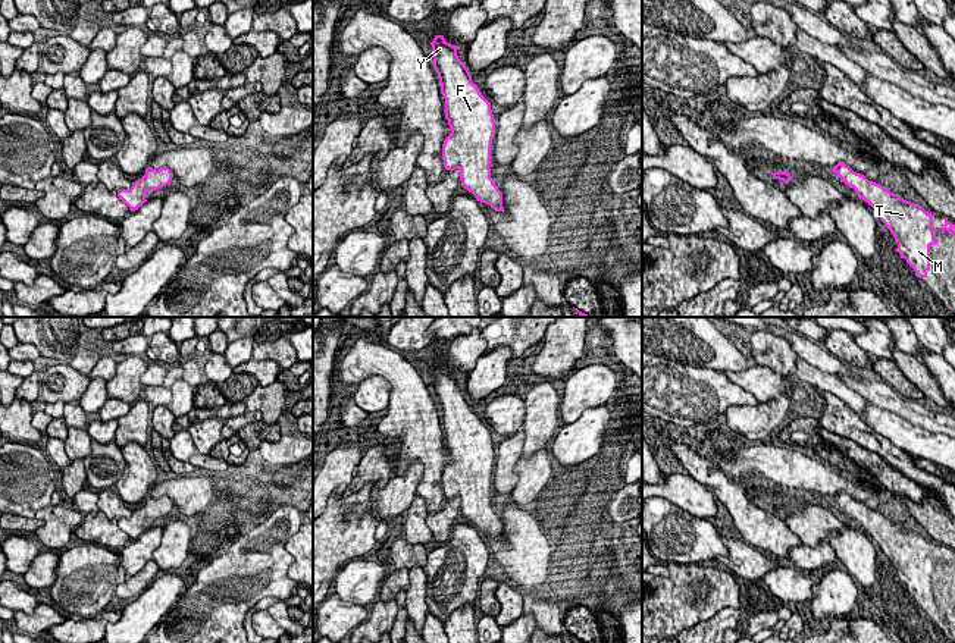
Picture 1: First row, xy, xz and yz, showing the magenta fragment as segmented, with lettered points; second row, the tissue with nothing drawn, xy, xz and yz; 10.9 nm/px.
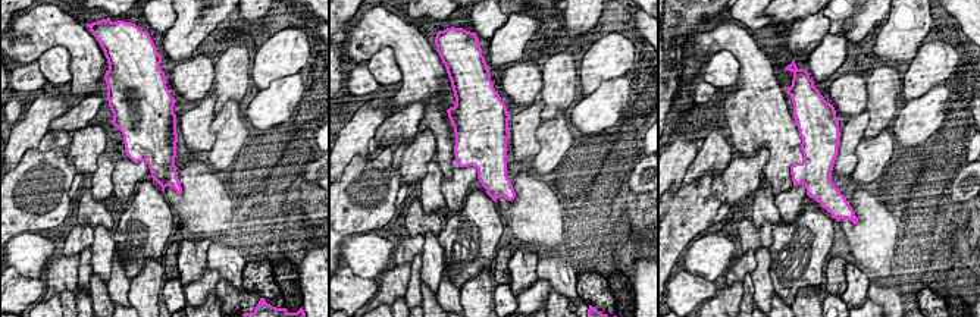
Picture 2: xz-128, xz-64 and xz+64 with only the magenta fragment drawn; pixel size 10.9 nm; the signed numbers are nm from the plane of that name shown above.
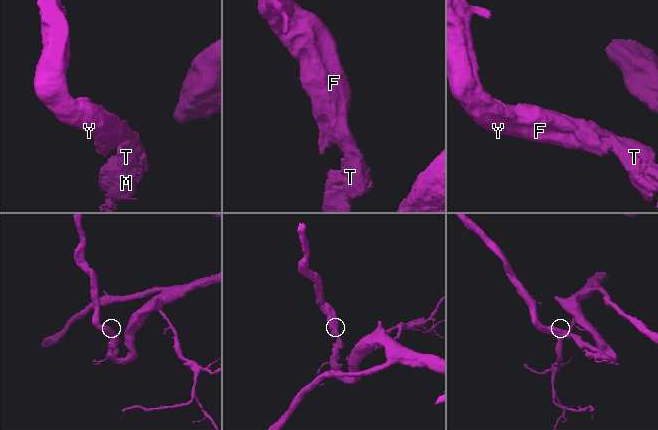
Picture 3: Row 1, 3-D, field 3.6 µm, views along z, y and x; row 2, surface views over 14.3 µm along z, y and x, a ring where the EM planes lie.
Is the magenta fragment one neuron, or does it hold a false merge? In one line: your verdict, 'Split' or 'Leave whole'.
Leave whole

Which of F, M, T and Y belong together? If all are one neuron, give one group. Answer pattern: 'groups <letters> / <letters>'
groups F M T Y

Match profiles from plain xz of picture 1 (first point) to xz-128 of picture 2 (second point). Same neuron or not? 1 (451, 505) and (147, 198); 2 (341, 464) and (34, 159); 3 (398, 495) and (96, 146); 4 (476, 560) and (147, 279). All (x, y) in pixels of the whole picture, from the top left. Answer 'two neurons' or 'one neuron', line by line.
1: two neurons
2: two neurons
3: one neuron
4: two neurons

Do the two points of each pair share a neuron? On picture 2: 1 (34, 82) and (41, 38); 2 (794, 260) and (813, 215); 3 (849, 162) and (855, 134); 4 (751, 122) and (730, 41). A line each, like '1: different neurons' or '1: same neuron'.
1: different neurons
2: same neuron
3: same neuron
4: same neuron

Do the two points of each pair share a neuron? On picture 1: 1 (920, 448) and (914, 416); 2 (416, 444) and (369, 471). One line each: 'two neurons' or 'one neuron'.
1: two neurons
2: two neurons

